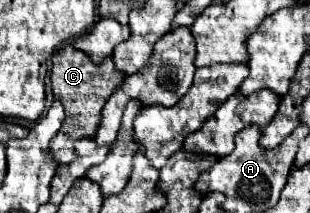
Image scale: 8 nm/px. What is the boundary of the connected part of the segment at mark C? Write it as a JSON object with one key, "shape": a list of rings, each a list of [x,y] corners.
{"shape":[[[73,45],[61,47],[53,55],[53,67],[51,67],[51,85],[53,95],[63,99],[65,105],[65,123],[57,137],[69,139],[81,139],[83,135],[95,135],[97,127],[101,123],[101,109],[123,81],[123,73],[115,67],[113,57],[105,59],[101,65],[95,65],[85,53],[75,49]]]}

